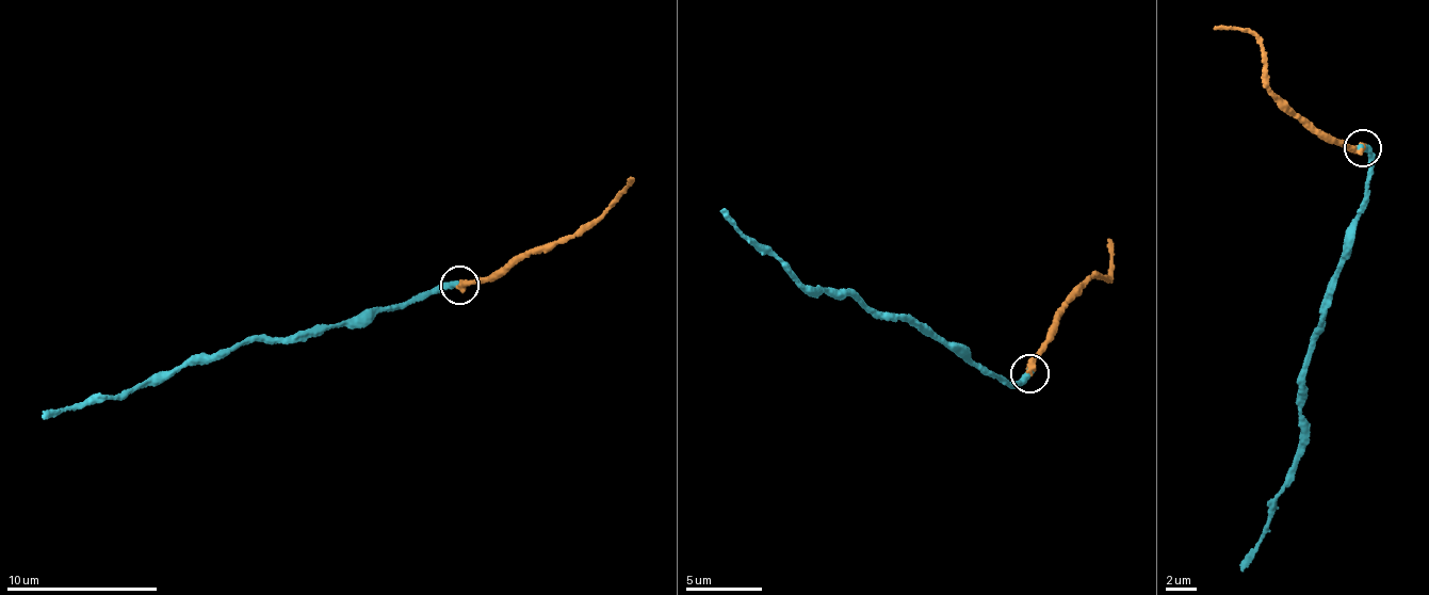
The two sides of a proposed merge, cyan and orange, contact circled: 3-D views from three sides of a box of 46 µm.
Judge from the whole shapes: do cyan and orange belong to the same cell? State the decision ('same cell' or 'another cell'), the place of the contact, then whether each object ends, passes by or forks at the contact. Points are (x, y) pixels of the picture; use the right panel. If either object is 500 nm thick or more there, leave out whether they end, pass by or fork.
same cell | (1363, 147) | cyan ends | orange ends

